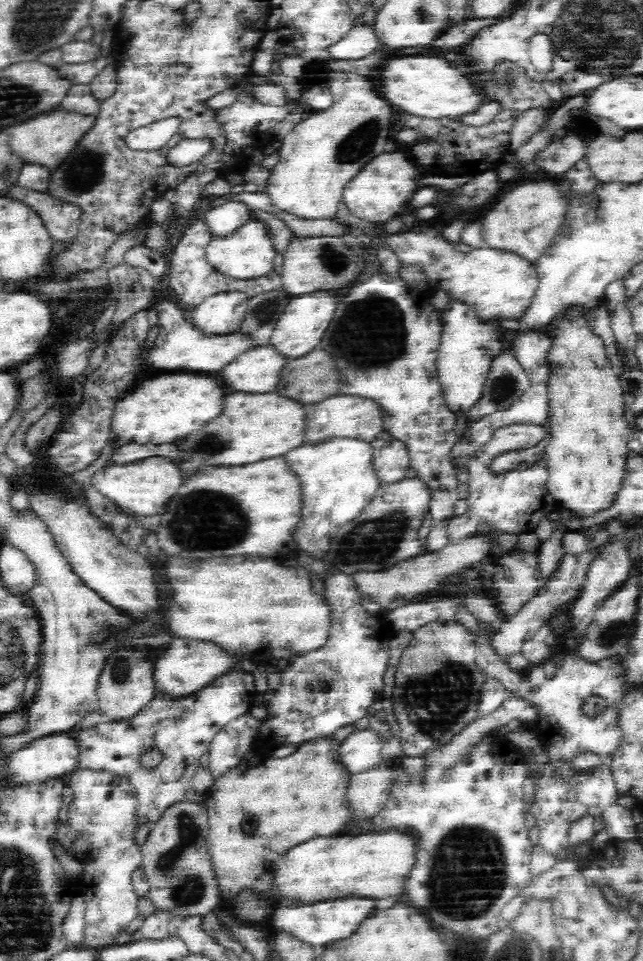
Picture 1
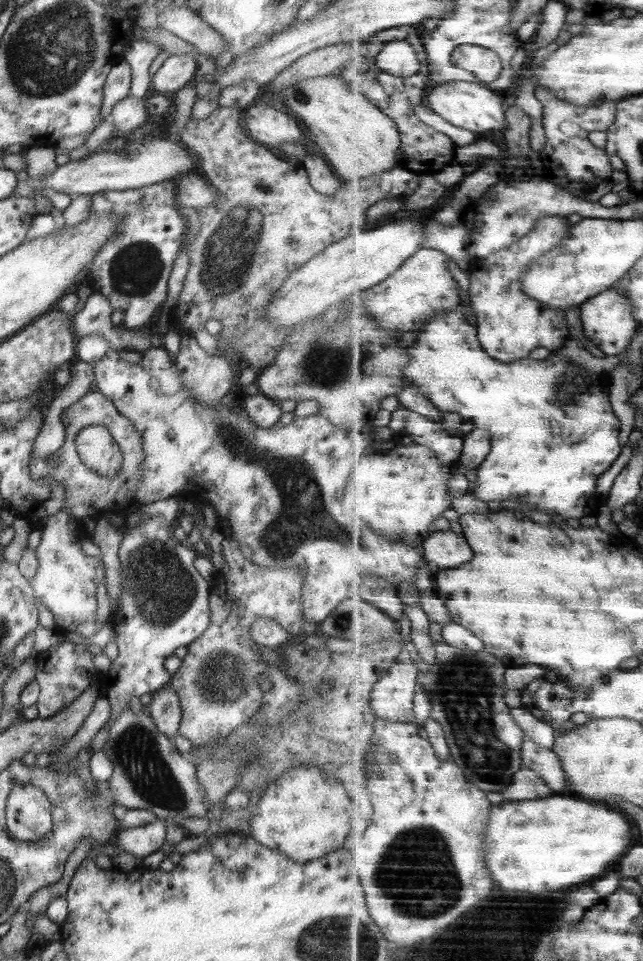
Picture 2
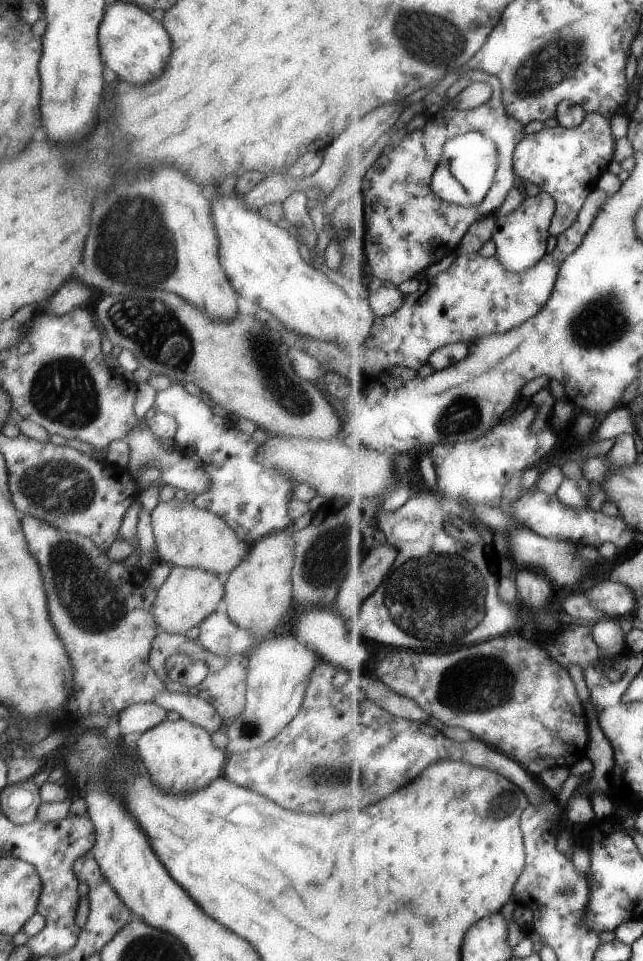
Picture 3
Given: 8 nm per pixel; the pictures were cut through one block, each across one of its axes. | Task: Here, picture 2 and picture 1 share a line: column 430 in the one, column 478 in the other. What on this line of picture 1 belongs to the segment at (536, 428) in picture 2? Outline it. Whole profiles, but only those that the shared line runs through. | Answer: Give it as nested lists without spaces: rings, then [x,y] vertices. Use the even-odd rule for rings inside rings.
[[[450,300],[444,310],[439,311],[439,320],[442,322],[442,344],[439,344],[435,360],[438,378],[442,386],[442,395],[446,405],[456,414],[466,414],[469,408],[482,396],[482,389],[488,376],[492,362],[501,352],[502,327],[498,327],[498,319],[488,324],[482,324],[475,315],[473,307],[460,301]]]

